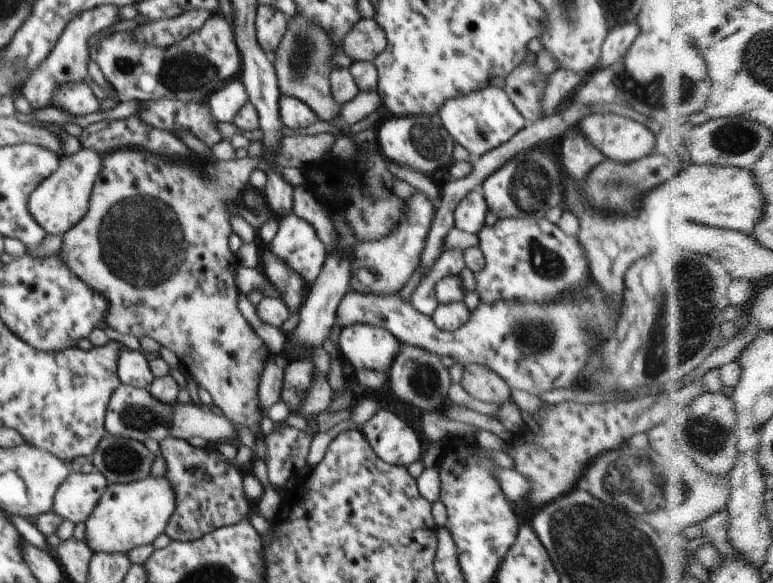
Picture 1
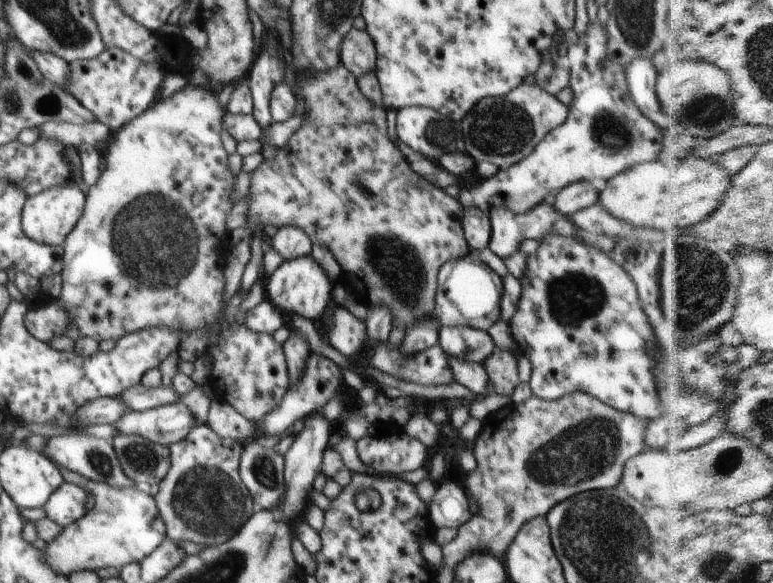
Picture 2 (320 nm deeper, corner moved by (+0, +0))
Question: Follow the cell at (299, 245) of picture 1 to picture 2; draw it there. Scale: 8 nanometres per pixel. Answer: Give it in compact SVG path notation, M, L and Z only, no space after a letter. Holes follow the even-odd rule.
M306 254L290 260L284 259L278 269L267 278L266 293L267 298L281 312L296 314L317 323L326 308L333 302L334 287L332 280L326 276L326 270L322 270L322 266L312 258L311 254Z

